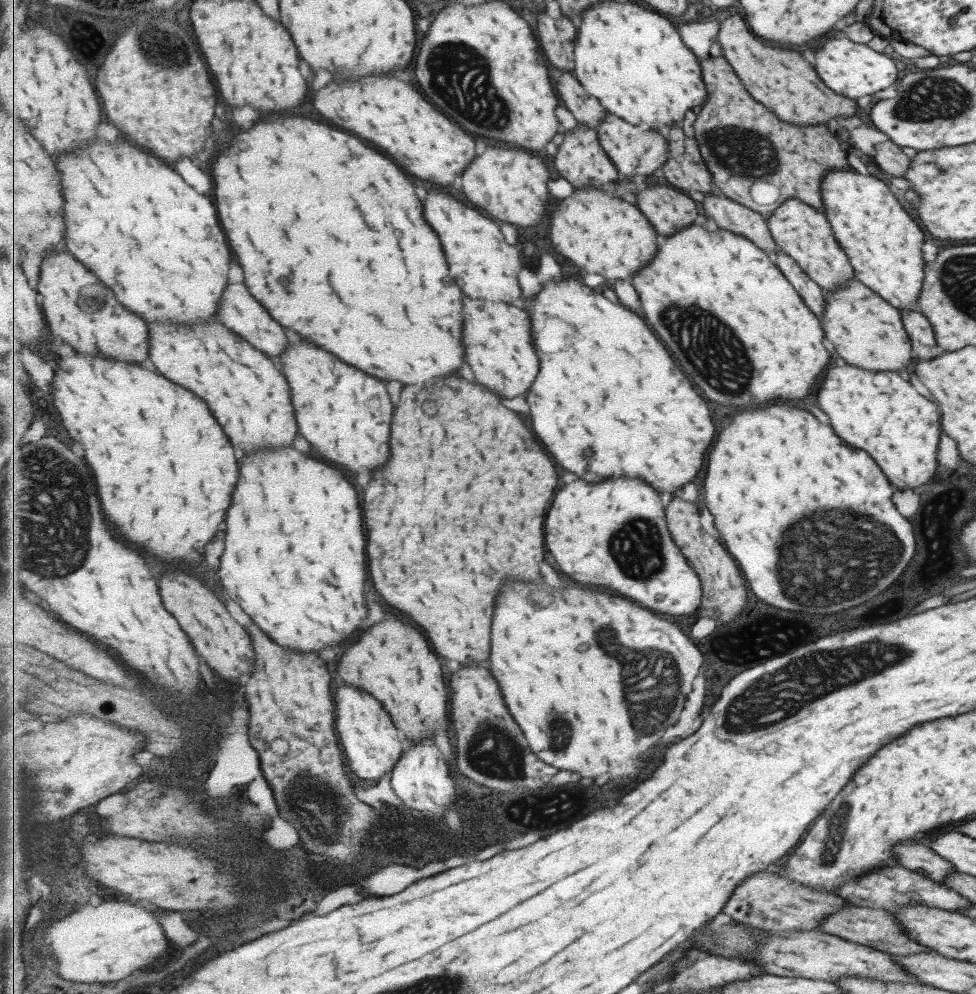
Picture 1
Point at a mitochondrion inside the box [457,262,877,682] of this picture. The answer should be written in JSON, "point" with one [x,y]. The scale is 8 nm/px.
{"point":[713,352]}

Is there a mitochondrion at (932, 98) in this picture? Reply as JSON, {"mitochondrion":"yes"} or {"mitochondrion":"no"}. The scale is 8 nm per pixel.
{"mitochondrion":"yes"}

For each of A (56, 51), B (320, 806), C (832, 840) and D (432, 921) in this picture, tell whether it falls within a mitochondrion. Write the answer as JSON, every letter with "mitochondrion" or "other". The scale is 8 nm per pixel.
{"A":"other","B":"mitochondrion","C":"mitochondrion","D":"other"}

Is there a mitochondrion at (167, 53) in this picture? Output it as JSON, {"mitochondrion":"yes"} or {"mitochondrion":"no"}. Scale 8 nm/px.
{"mitochondrion":"yes"}

